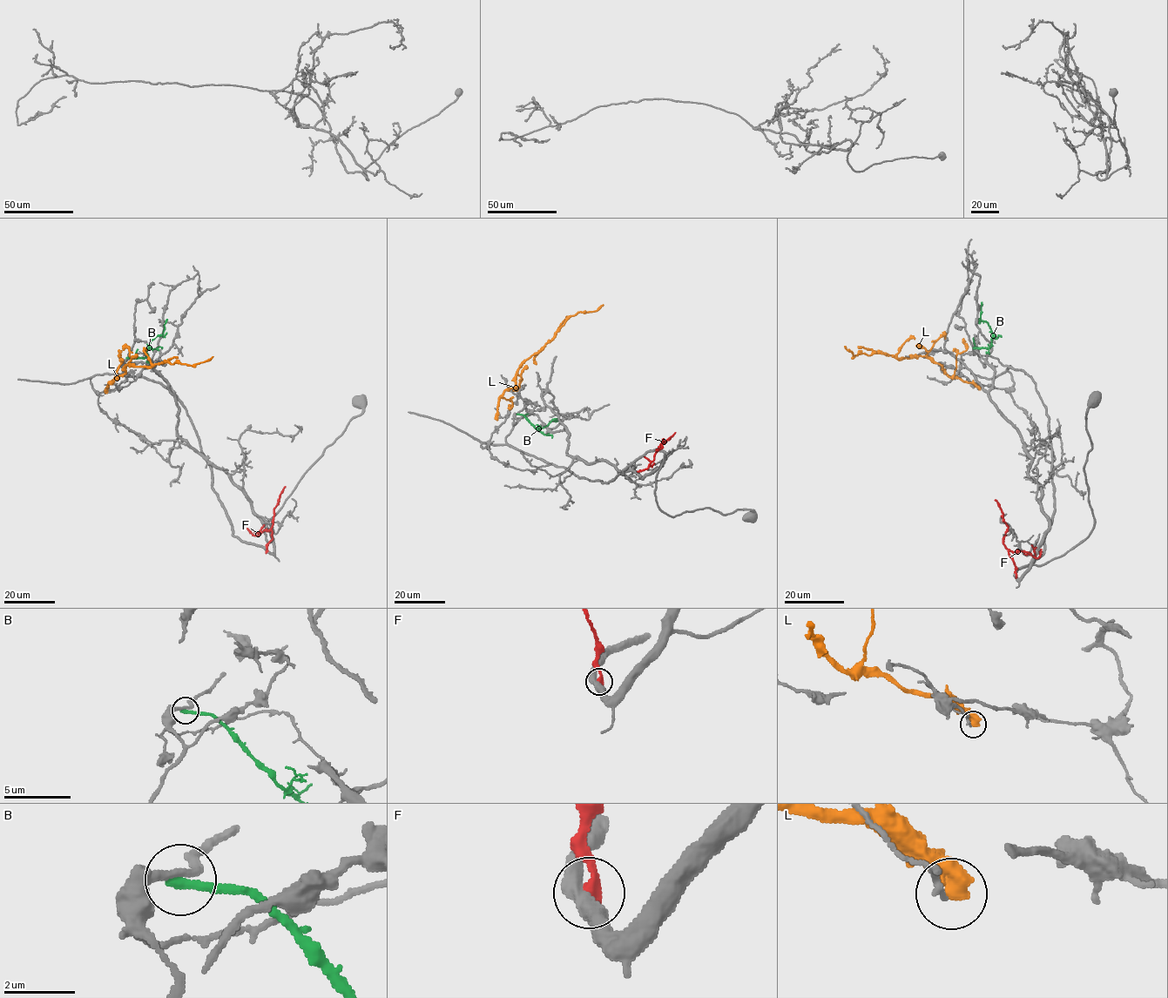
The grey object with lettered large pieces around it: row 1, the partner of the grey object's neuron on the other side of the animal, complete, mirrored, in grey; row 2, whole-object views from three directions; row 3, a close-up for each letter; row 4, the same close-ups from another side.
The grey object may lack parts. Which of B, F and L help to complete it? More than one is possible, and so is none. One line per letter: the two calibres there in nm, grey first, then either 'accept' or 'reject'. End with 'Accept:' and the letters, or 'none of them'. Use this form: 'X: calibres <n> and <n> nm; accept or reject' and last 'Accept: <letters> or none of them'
B: calibres 200 and 320 nm; reject
F: calibres 480 and 380 nm; reject
L: calibres 110 and 700 nm; reject
Accept: none of them

